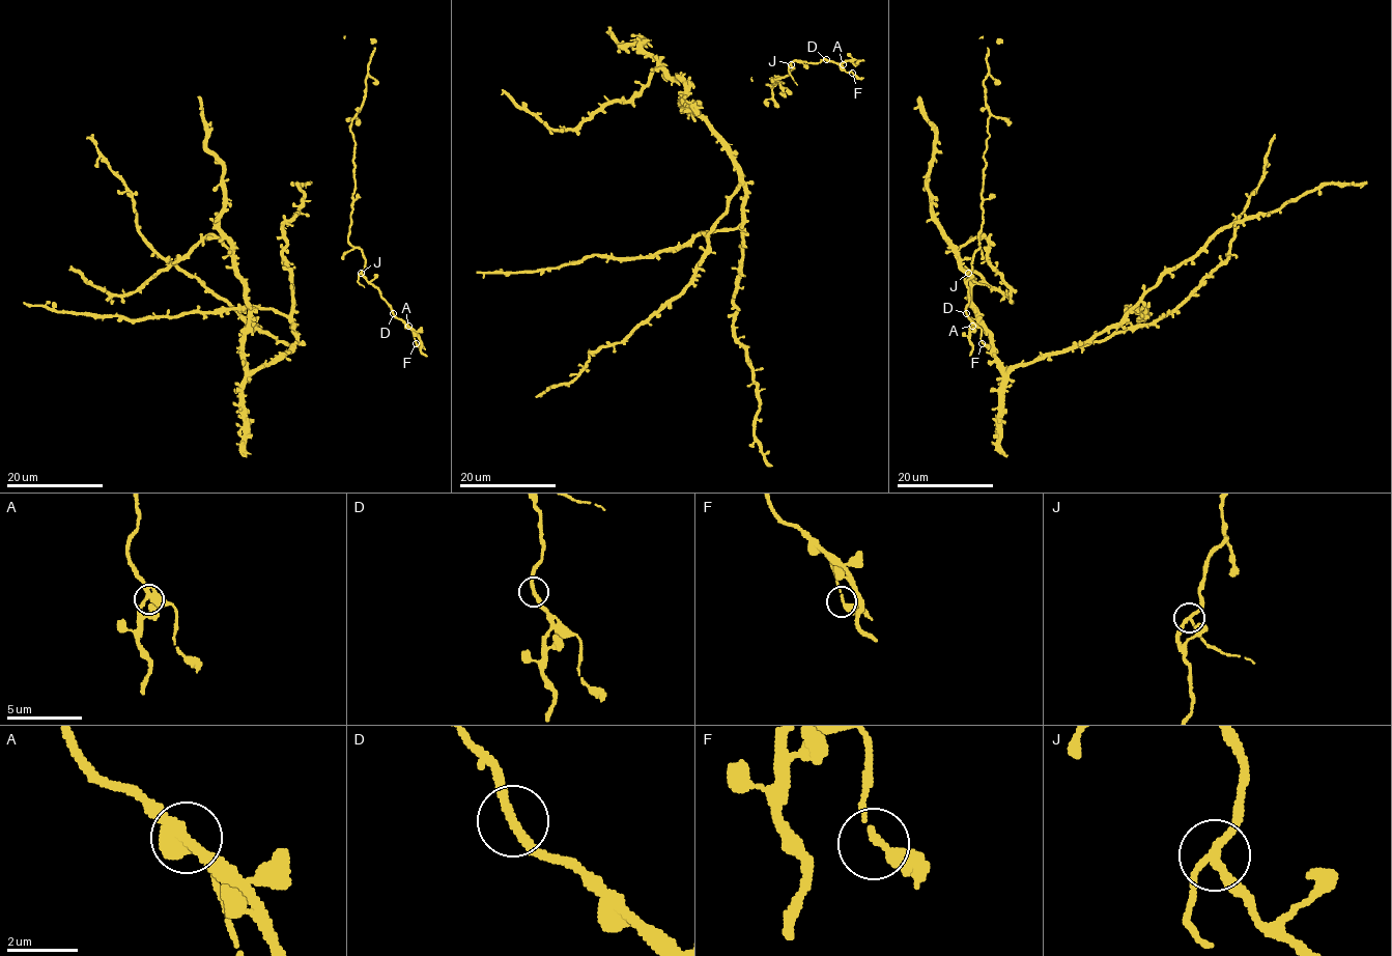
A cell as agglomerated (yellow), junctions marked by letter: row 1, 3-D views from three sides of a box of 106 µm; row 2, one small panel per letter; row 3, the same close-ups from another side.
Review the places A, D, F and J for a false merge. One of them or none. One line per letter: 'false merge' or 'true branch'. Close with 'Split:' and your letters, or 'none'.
A: true branch
D: true branch
F: true branch
J: true branch
Split: none

